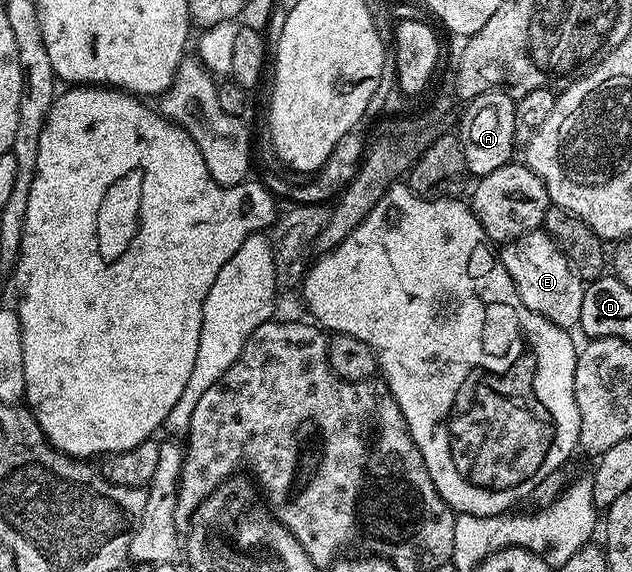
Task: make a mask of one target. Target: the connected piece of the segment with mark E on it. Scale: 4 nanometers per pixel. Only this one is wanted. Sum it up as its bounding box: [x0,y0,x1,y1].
[499,232,586,331]

